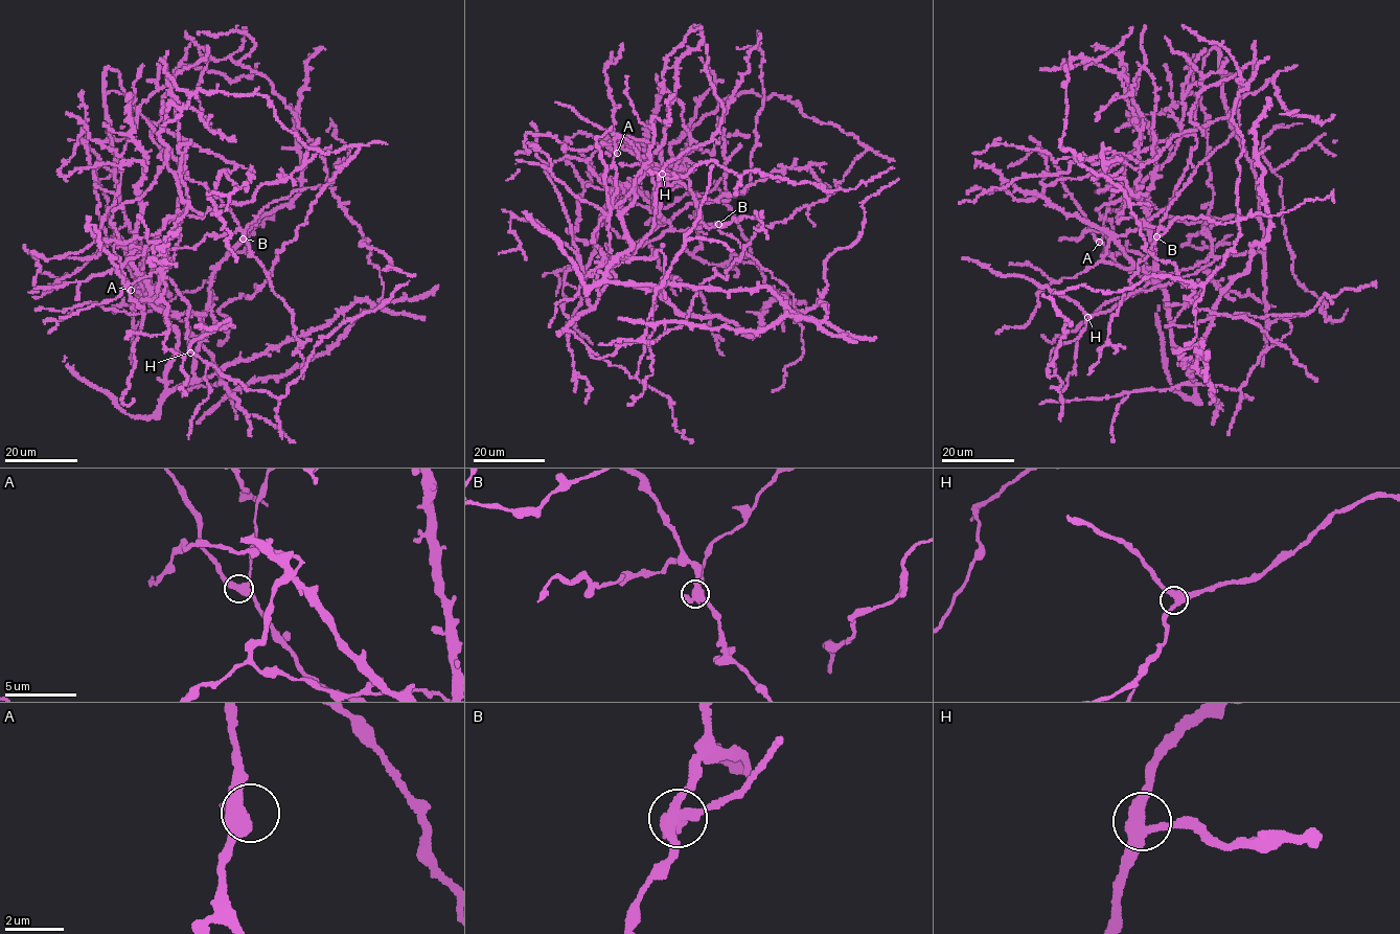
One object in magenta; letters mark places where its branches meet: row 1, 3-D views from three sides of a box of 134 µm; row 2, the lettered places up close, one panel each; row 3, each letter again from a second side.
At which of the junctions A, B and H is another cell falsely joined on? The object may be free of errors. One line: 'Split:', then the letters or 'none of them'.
Split: B

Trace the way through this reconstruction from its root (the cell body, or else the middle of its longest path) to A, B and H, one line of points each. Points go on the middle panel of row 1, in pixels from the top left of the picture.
A: (594, 244), (583, 288), (588, 304), (594, 306), (612, 272), (607, 227), (617, 188), (614, 160), (617, 153)
B: (594, 244), (602, 214), (603, 223), (625, 238), (634, 252), (666, 230), (718, 224)
H: (594, 244), (583, 288), (588, 304), (594, 306), (611, 269), (630, 258), (651, 229), (655, 195), (662, 174)

